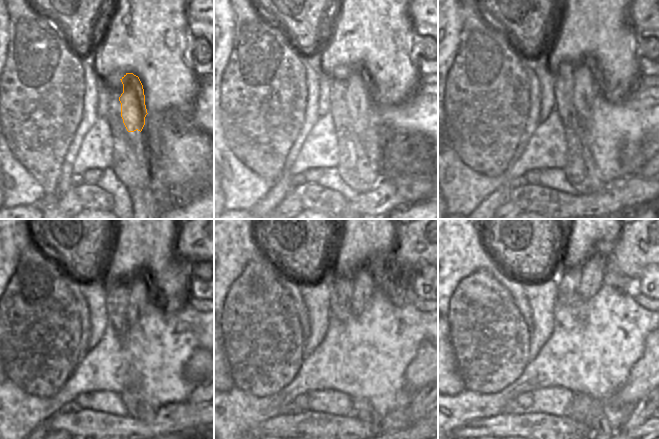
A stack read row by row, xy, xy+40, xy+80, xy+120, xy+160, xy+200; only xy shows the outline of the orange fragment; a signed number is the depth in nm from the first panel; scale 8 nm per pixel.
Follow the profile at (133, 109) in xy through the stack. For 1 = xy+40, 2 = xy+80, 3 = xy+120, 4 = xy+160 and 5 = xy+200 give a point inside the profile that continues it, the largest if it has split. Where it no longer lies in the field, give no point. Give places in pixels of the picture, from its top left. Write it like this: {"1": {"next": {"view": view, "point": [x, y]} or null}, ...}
{"1": {"next": {"view": "xy+40", "point": [360, 90]}}, "2": {"next": {"view": "xy+80", "point": [584, 95]}}, "3": {"next": {"view": "xy+120", "point": [141, 286]}}, "4": {"next": {"view": "xy+160", "point": [370, 270]}}, "5": {"next": {"view": "xy+200", "point": [598, 262]}}}

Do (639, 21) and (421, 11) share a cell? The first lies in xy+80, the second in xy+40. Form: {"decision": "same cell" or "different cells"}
{"decision": "same cell"}

